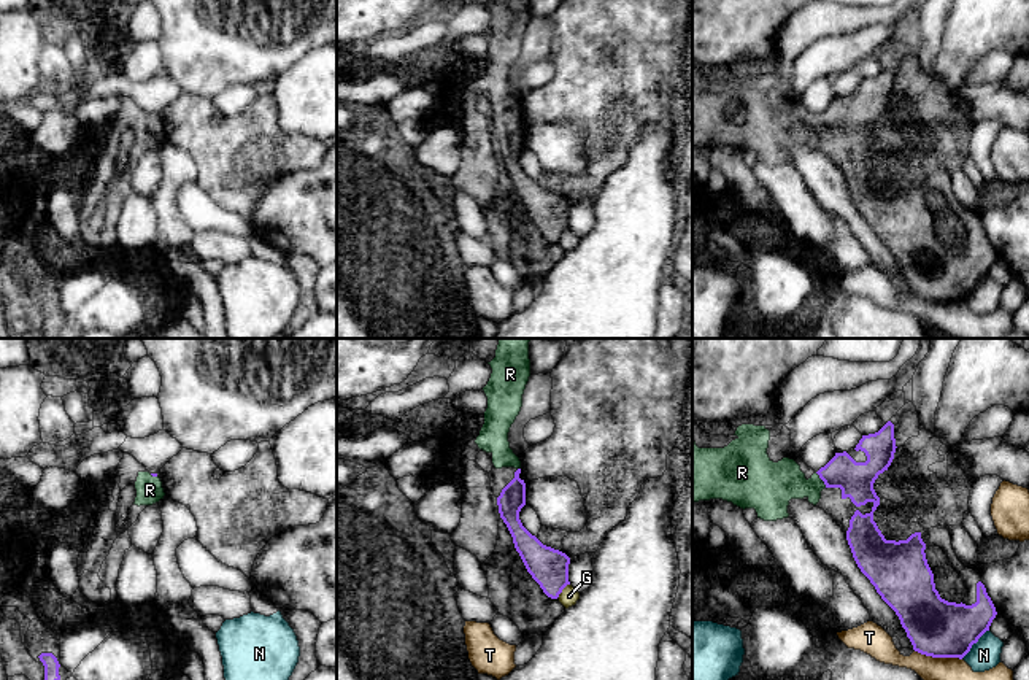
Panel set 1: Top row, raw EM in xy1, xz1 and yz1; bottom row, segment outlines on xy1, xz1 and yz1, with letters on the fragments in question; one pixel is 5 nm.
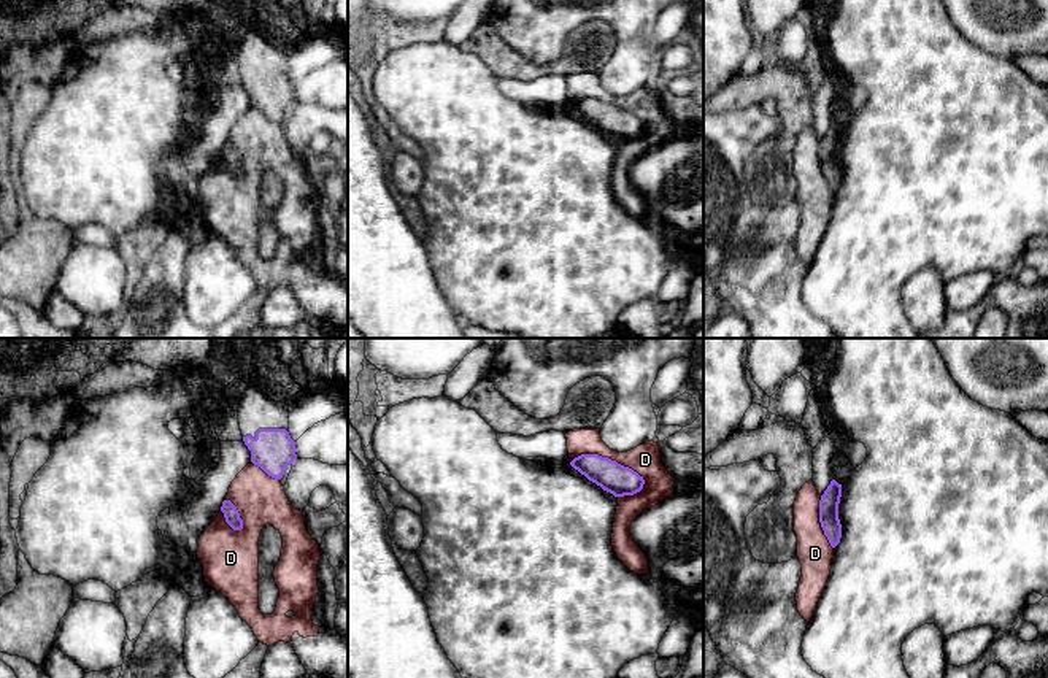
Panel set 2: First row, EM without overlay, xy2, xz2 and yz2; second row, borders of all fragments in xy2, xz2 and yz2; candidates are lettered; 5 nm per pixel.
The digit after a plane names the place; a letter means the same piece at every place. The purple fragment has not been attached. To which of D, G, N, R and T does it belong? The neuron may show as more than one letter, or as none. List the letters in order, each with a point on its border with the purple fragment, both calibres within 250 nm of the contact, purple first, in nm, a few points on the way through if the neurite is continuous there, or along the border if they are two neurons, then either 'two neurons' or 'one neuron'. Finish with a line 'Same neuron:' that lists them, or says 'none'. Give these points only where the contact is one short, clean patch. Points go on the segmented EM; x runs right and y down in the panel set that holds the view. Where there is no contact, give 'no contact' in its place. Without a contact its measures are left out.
D: xz2 (607, 458) | 160/160 nm | two neurons
G: xz1 (561, 591) | 190/90 nm | two neurons
N: yz1 (974, 642) | 300/150 nm | two neurons
R: yz1 (821, 479) | 180/220 nm | across yz1 (856, 480), (821, 479), (815, 485), (774, 485) | one neuron
T: yz1 (939, 656) | 300/120 nm | two neurons
Same neuron: R

